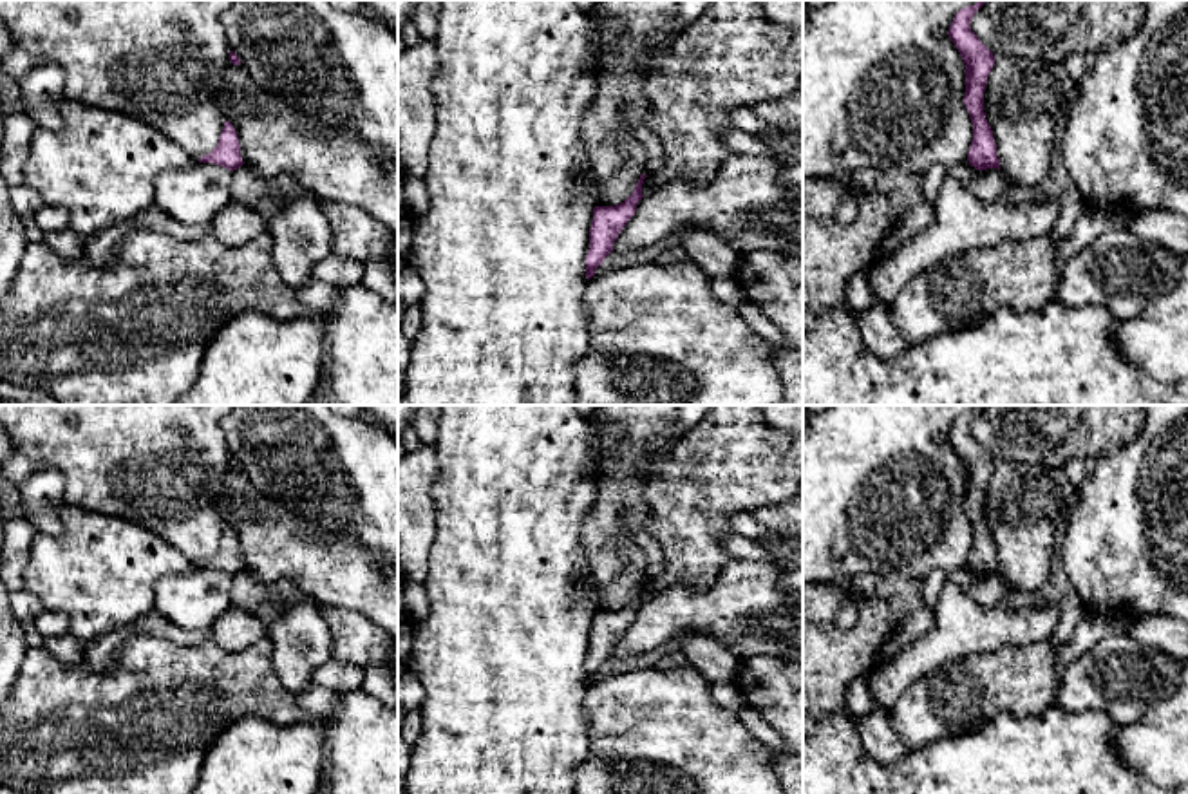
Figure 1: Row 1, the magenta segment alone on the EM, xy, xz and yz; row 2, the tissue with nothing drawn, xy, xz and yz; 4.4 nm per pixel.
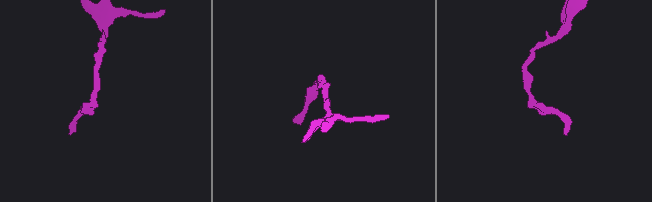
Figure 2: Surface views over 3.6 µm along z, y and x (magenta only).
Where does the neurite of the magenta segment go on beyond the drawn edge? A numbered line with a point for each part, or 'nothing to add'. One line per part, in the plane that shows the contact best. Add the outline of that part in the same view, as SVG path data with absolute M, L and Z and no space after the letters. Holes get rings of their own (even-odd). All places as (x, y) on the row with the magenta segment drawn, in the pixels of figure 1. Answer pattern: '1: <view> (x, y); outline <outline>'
nothing to add

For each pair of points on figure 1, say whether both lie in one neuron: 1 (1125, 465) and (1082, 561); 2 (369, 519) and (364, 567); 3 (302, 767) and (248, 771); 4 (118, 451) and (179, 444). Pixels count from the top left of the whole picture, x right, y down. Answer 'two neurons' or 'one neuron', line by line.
1: one neuron
2: two neurons
3: one neuron
4: one neuron

